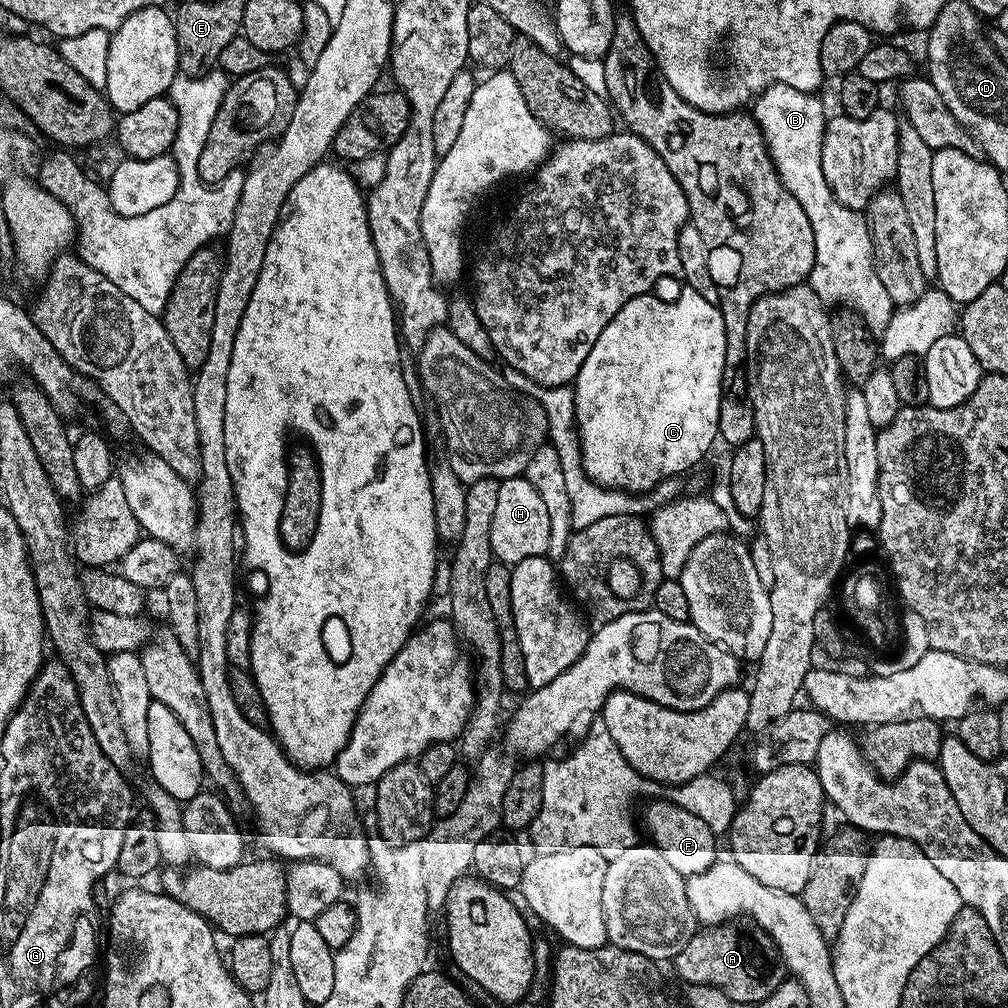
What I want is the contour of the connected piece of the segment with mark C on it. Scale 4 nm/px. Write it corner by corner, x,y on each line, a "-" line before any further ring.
681,287
680,297
672,300
667,304
664,300
659,300
656,294
645,294
634,297
630,302
626,302
626,306
622,306
622,310
618,310
618,314
614,314
614,318
602,330
602,334
598,334
598,342
594,342
594,346
590,350
590,354
586,354
586,362
582,362
582,370
576,376
574,381
574,391
576,393
576,428
580,432
580,449
582,450
582,462
586,474
594,482
598,482
607,488
621,488
624,492
633,494
646,494
658,482
662,482
671,476
679,476
687,473
687,468
692,468
708,451
712,448
712,443
717,443
720,431
718,430
718,418
720,417
720,395
722,394
722,374
724,373
724,363
726,362
726,330
722,322
722,314
719,307
710,302
706,302
706,298
702,298
702,294
695,292
693,288

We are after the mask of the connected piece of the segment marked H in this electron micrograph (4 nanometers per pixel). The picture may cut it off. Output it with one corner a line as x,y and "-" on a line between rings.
515,476
509,480
500,481
498,490
498,507
494,509
494,523
490,525
490,546
493,557
499,563
506,565
522,562
522,558
534,558
547,553
550,546
550,517
538,490
524,476

